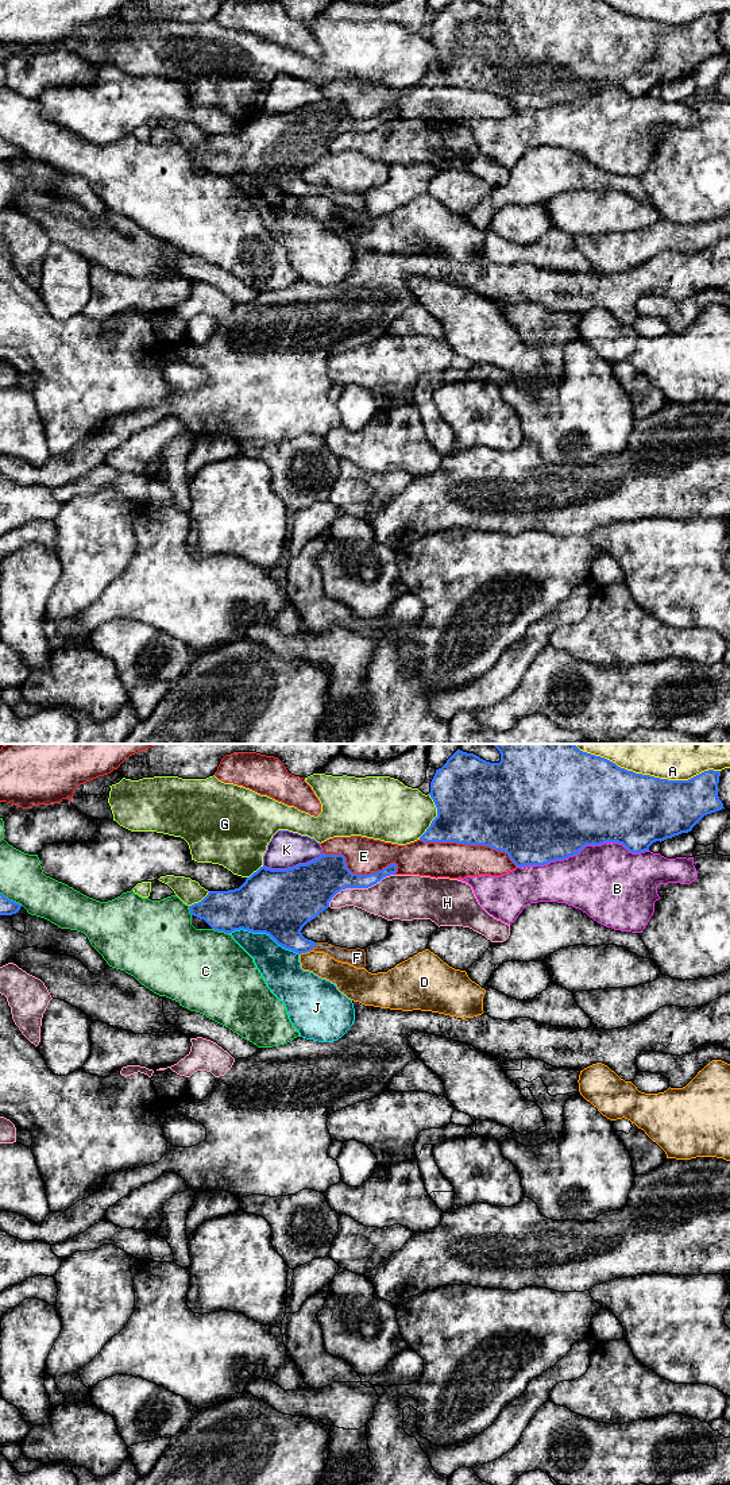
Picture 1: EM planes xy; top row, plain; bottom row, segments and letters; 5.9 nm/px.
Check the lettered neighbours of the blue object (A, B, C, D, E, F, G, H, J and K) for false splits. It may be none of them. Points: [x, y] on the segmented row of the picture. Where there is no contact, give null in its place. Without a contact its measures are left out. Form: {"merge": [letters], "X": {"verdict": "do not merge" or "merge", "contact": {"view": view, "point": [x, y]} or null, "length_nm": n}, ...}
{"merge": ["F"], "A": {"verdict": "do not merge", "contact": {"view": "xy", "point": [647, 775]}, "length_nm": 900}, "B": {"verdict": "do not merge", "contact": {"view": "xy", "point": [582, 848]}, "length_nm": 800}, "C": {"verdict": "do not merge", "contact": {"view": "xy", "point": [220, 930]}, "length_nm": 110}, "D": {"verdict": "do not merge", "contact": {"view": "xy", "point": [305, 952]}, "length_nm": 80}, "E": {"verdict": "do not merge", "contact": {"view": "xy", "point": [470, 844]}, "length_nm": 600}, "F": {"verdict": "merge", "contact": {"view": "xy", "point": [313, 945]}, "length_nm": 60}, "G": {"verdict": "do not merge", "contact": {"view": "xy", "point": [436, 817]}, "length_nm": 280}, "H": {"verdict": "do not merge", "contact": {"view": "xy", "point": [359, 887]}, "length_nm": 440}, "J": {"verdict": "do not merge", "contact": {"view": "xy", "point": [263, 932]}, "length_nm": 440}, "K": {"verdict": "do not merge", "contact": {"view": "xy", "point": [293, 867]}, "length_nm": 380}}

